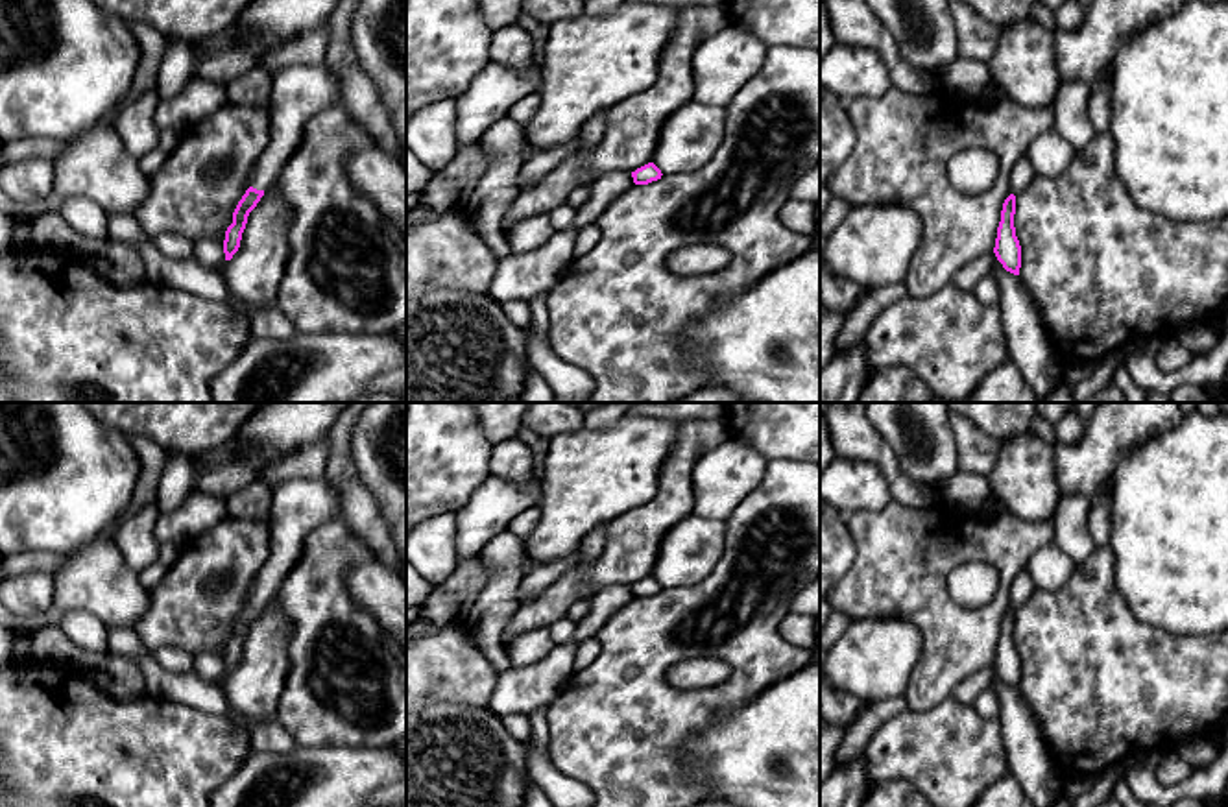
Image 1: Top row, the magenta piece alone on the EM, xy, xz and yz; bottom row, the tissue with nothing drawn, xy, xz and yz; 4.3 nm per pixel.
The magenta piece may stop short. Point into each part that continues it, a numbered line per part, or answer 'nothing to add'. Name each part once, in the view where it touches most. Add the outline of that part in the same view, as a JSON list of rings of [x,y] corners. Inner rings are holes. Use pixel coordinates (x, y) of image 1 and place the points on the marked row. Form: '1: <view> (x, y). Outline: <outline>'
1: xy (300, 91). Outline: [[[294,63],[271,74],[270,144],[259,157],[249,187],[268,190],[281,168],[297,148],[305,124],[323,109],[342,105],[340,83],[325,63]]]

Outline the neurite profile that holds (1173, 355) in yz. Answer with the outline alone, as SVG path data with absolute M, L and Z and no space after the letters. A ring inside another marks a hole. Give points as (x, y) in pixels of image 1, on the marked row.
M1167 338L1156 355L1156 366L1162 371L1176 371L1193 360L1193 353L1176 338Z

